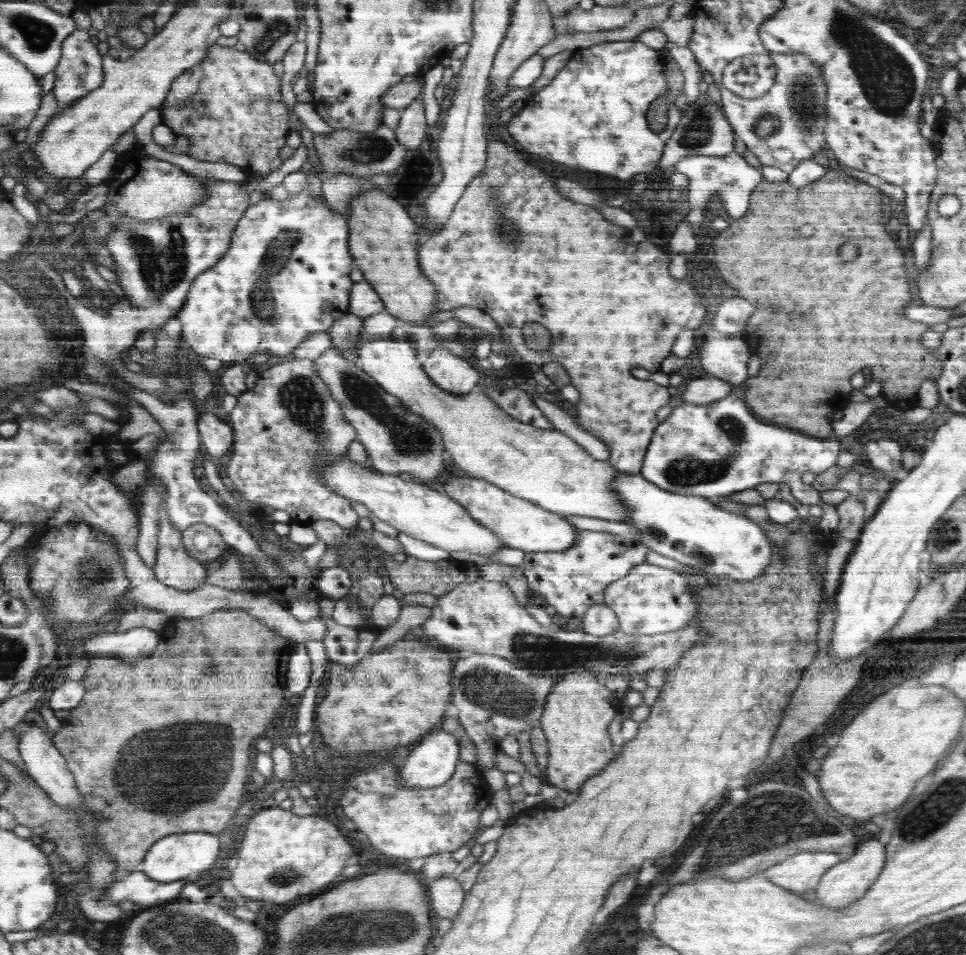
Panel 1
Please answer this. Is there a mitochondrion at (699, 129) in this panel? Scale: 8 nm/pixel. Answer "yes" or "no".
yes

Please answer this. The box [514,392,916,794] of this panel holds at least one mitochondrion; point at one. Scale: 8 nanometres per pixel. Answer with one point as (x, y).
(688, 470)

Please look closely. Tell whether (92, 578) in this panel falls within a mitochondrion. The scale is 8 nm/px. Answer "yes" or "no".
yes

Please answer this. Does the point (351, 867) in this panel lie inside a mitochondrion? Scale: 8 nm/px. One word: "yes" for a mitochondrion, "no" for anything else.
no

